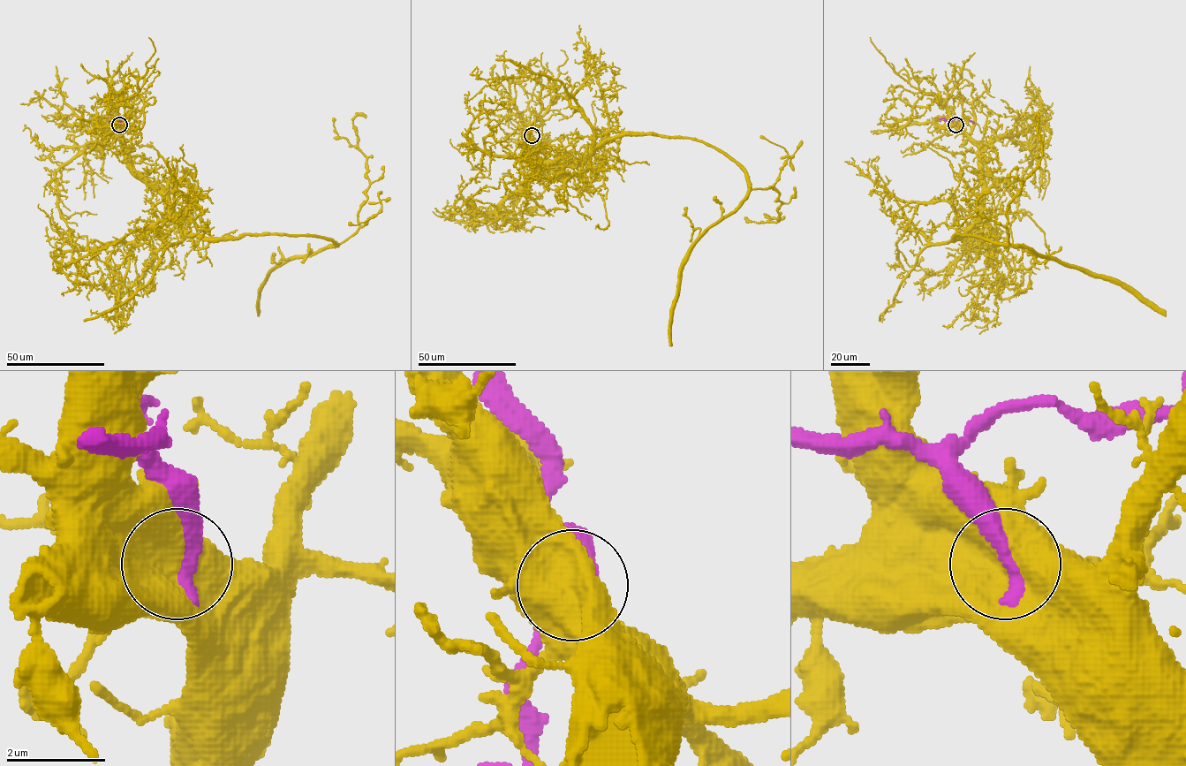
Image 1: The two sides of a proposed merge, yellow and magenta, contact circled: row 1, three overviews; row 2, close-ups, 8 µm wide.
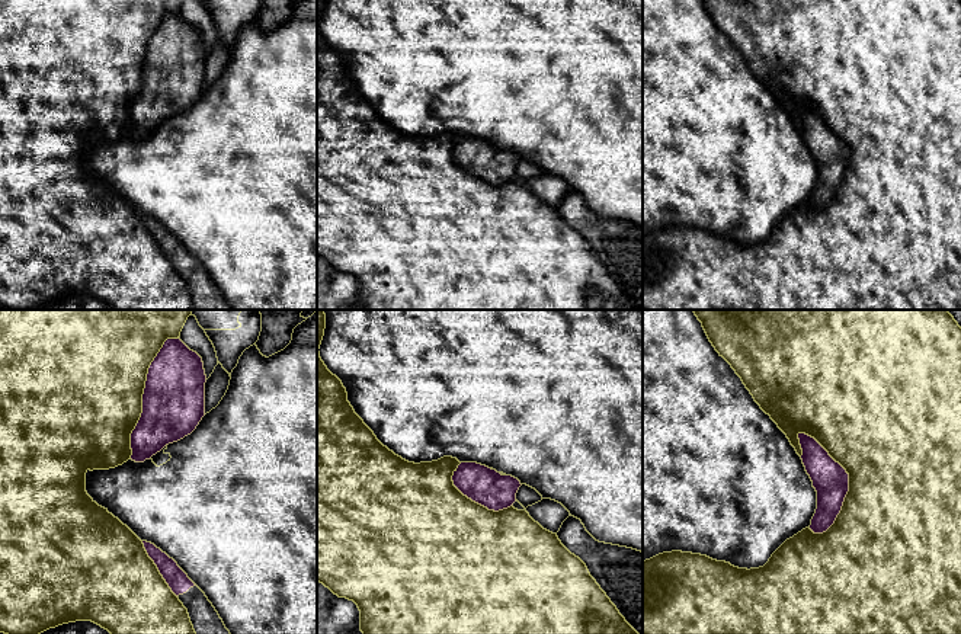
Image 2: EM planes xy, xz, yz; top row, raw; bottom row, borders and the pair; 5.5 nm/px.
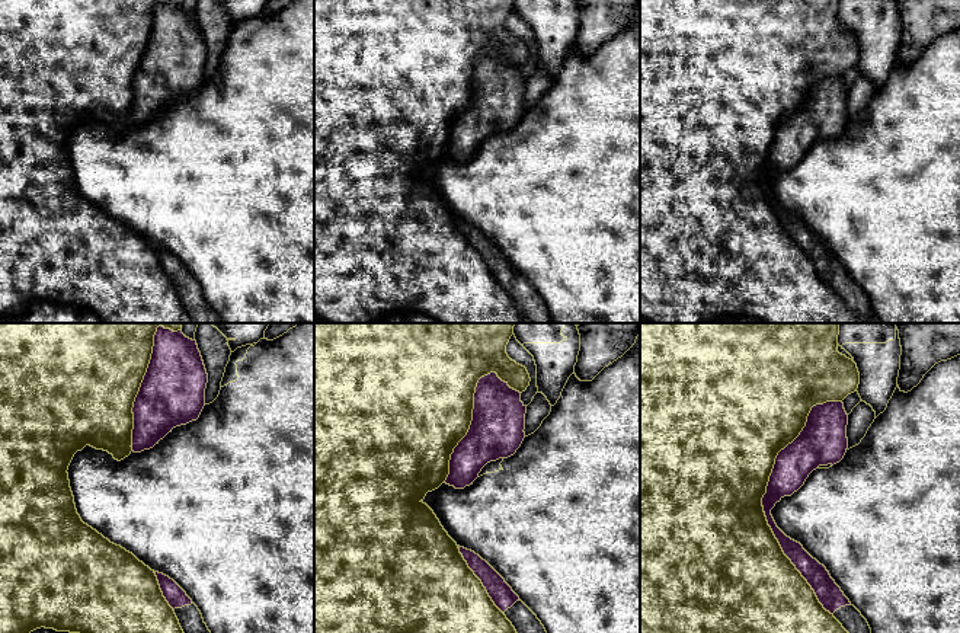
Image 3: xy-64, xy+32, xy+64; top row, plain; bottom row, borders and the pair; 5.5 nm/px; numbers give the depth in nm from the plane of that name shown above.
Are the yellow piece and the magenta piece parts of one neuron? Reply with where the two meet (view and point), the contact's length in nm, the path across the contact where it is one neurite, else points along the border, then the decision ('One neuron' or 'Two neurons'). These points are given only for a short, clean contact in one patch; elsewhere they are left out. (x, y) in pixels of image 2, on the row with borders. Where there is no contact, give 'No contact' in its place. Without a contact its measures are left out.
Touches yellow at yz (849, 483). Shared border 600 nm. Two neurons

